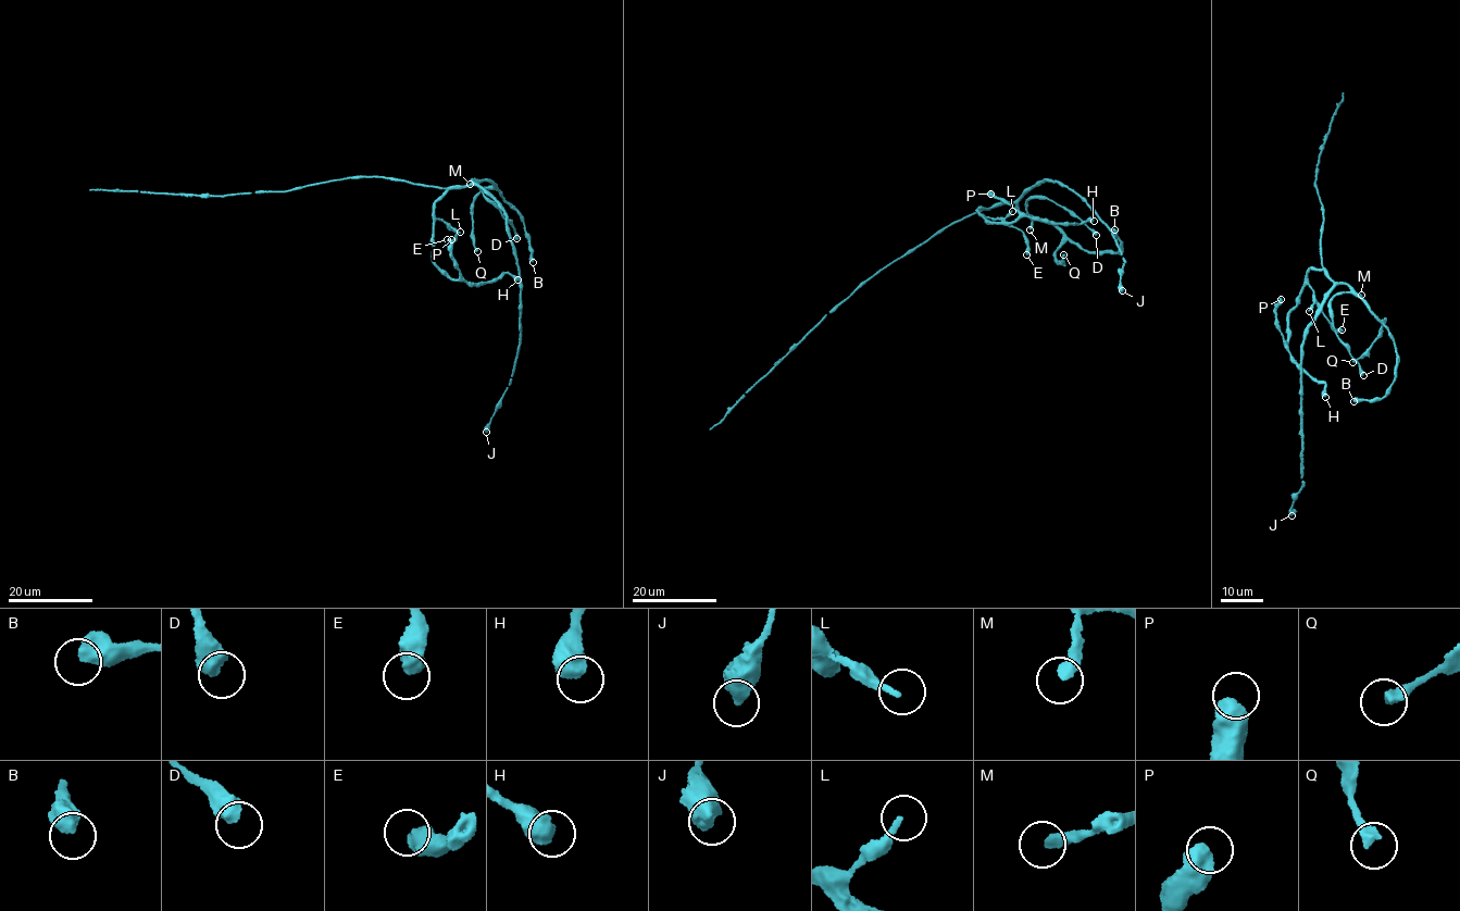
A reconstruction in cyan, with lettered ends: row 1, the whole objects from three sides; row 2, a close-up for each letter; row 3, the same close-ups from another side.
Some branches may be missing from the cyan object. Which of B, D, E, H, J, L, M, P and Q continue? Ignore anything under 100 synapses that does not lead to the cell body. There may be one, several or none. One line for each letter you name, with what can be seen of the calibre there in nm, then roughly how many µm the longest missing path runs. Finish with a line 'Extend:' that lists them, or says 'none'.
Extend: none

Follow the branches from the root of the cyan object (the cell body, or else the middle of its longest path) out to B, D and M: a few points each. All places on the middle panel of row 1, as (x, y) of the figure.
B: (968, 216), (1012, 201), (1024, 214), (1047, 221), (1080, 248), (1100, 254), (1122, 250), (1114, 229)
D: (968, 216), (1012, 201), (1027, 213), (1026, 200), (1044, 198), (1064, 208), (1096, 235)
M: (968, 216), (1012, 201), (1031, 219), (1030, 229)

